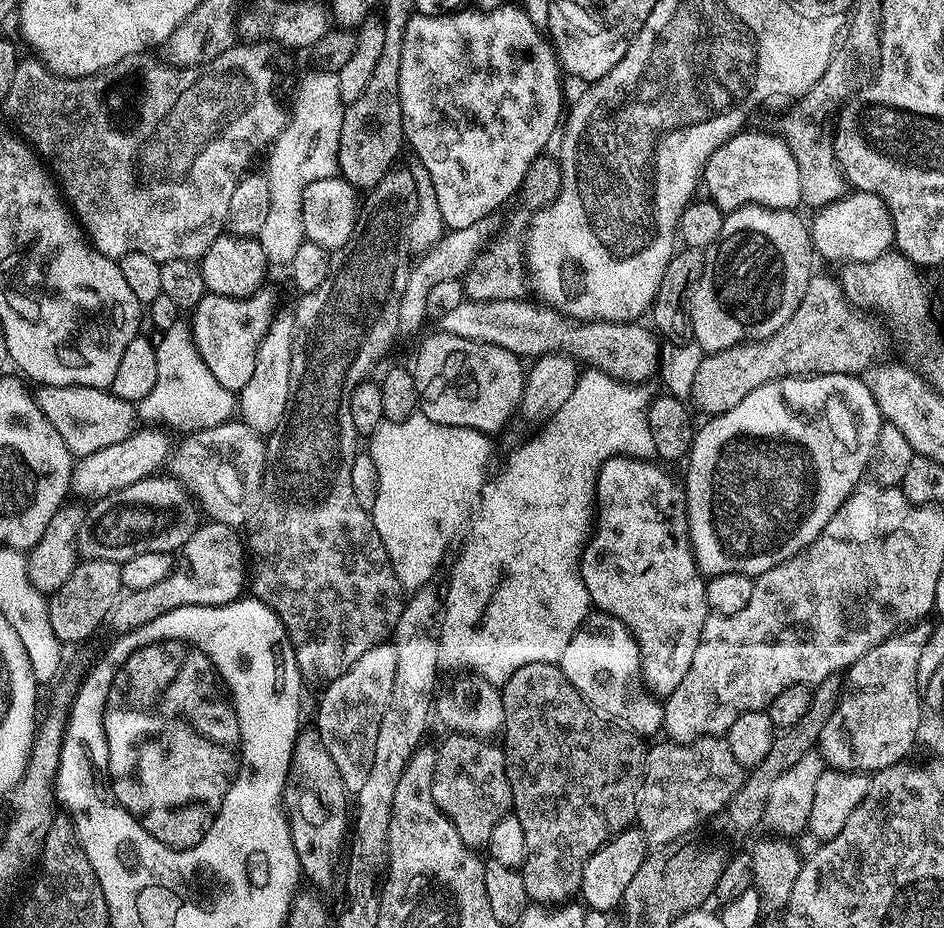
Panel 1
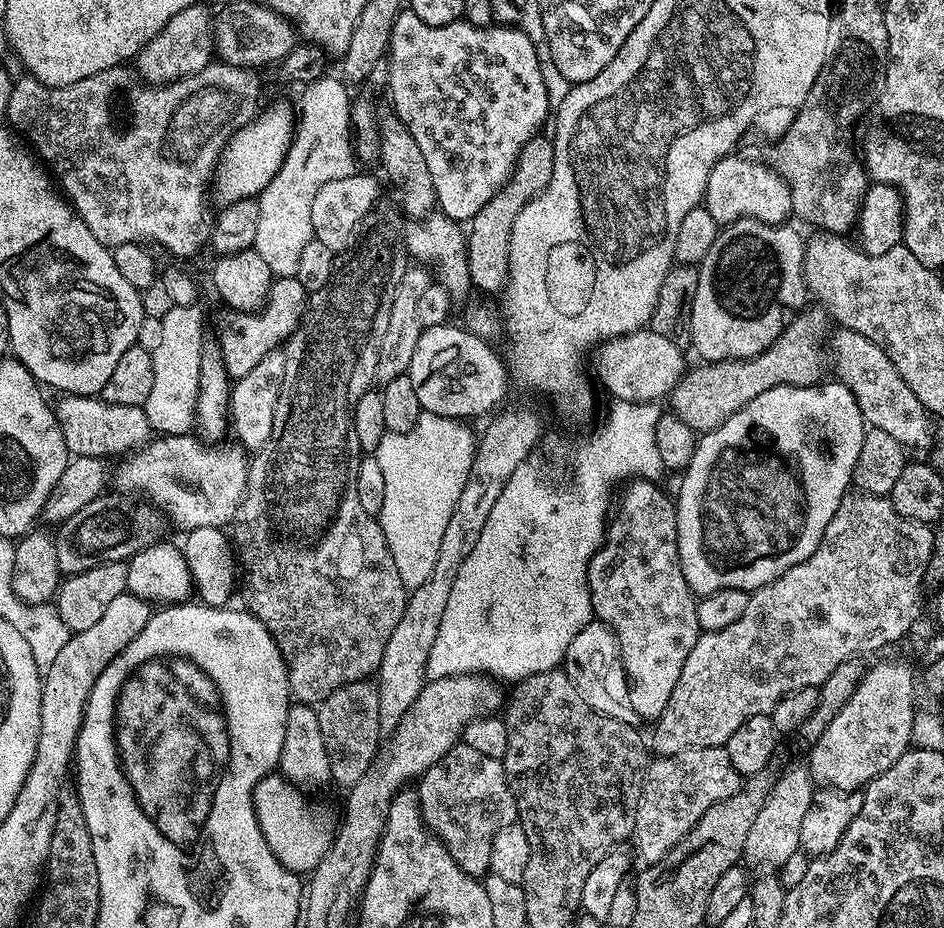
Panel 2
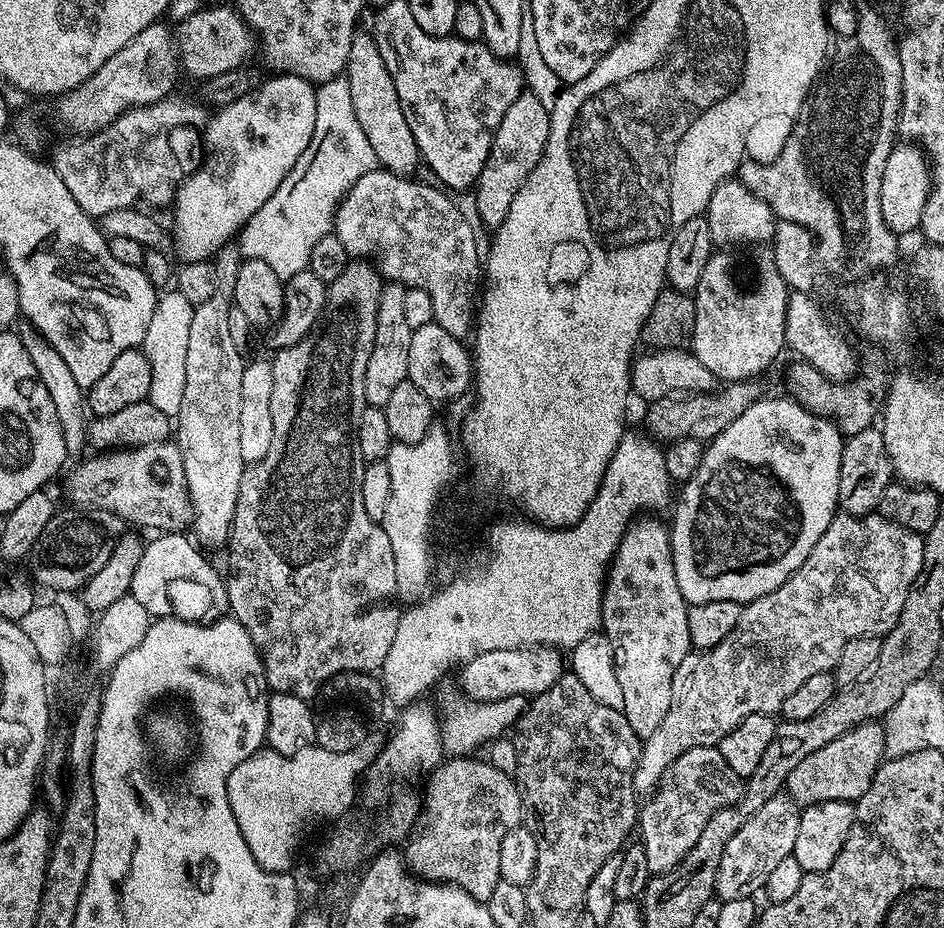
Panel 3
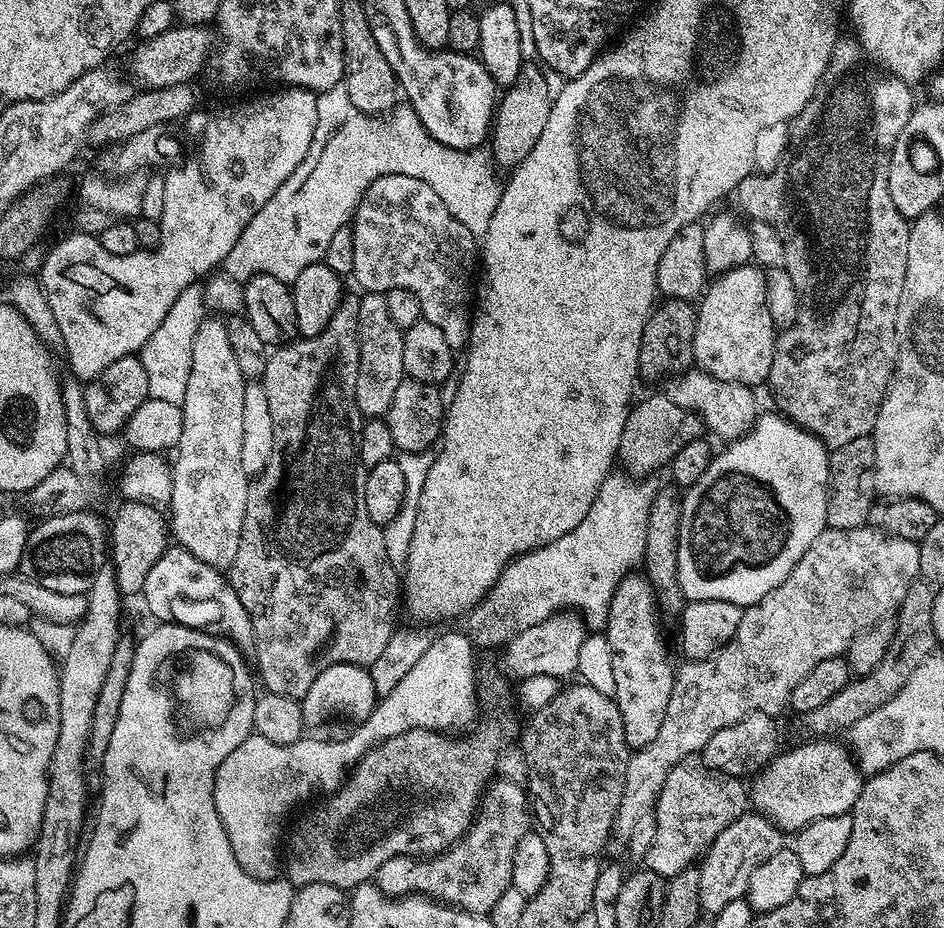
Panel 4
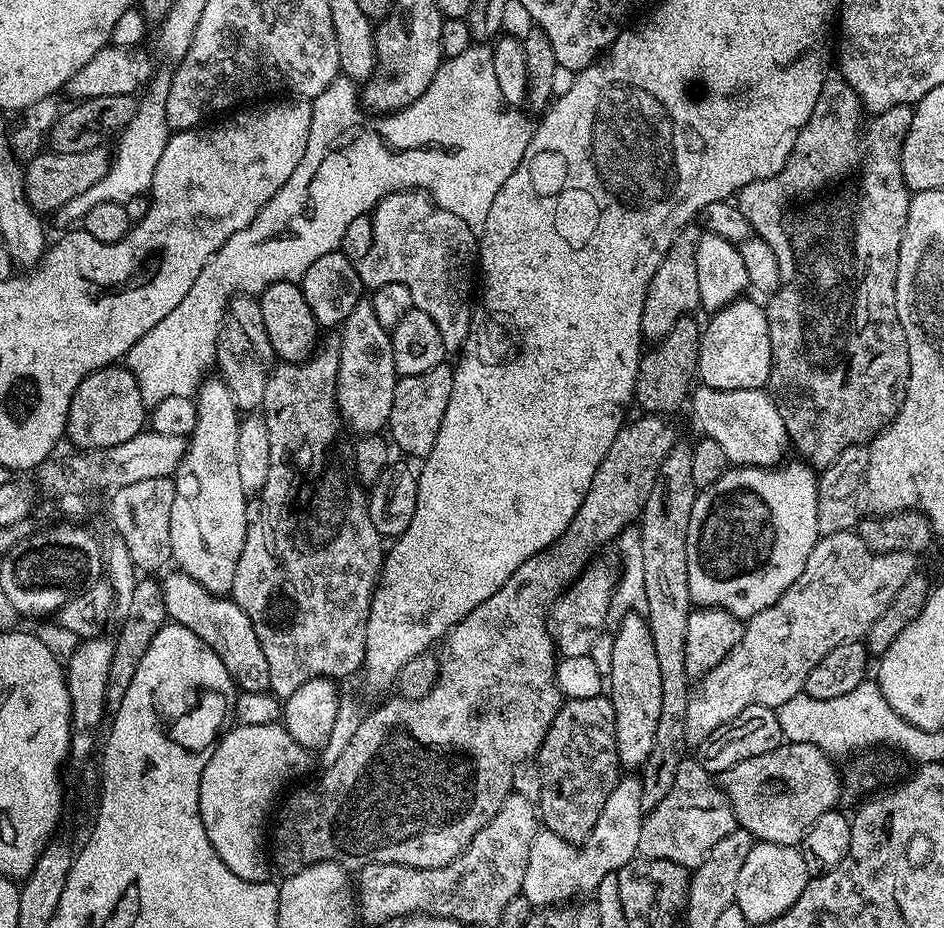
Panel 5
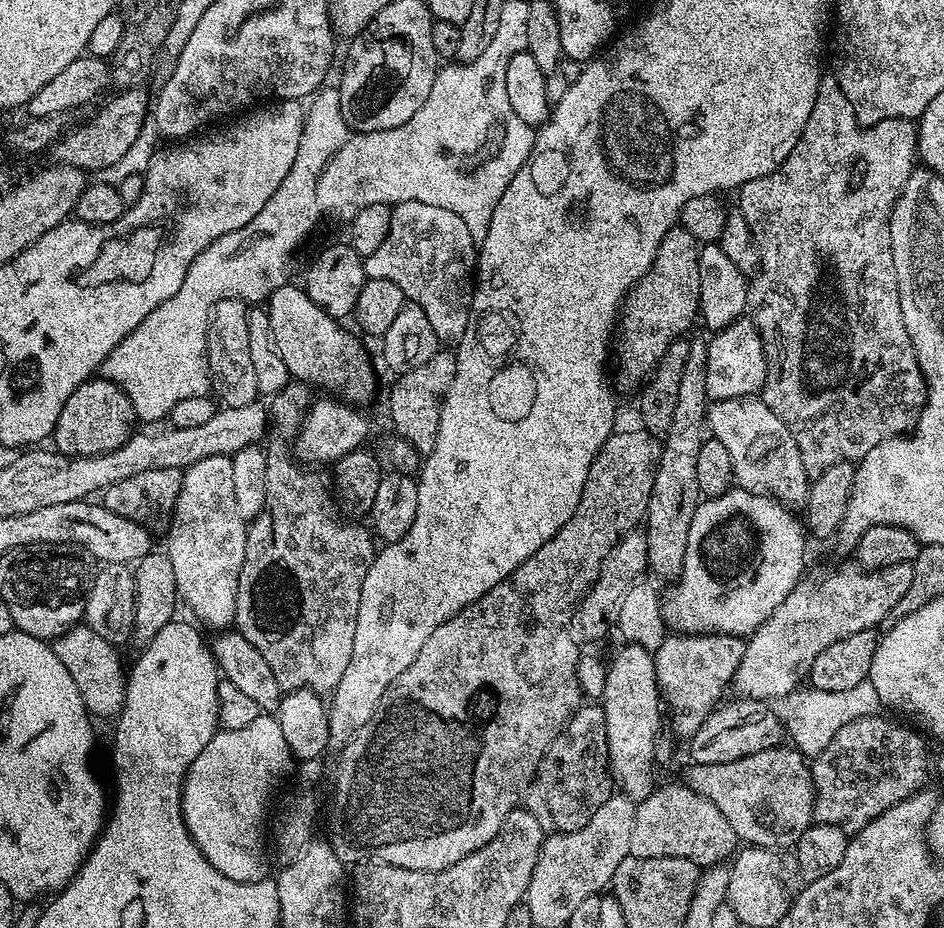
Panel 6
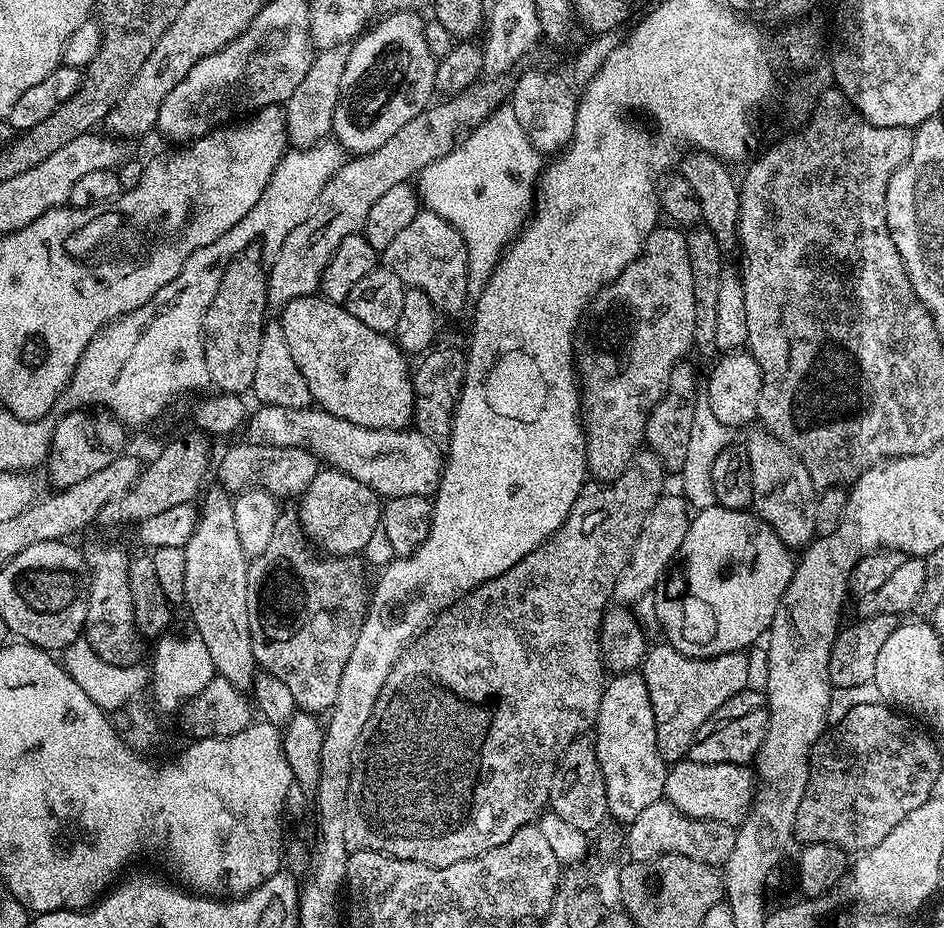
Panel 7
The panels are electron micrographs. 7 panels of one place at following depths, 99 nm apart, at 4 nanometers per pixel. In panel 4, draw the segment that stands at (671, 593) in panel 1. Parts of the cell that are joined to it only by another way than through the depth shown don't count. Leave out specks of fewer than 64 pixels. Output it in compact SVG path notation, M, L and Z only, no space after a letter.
M629 574L614 590L614 594L608 597L609 604L609 618L606 629L606 635L610 642L610 654L614 654L614 690L616 705L622 714L622 730L626 730L626 742L629 749L635 750L646 746L650 742L654 742L654 737L658 735L658 730L662 727L662 718L666 718L666 706L670 702L670 694L672 693L672 677L674 675L674 664L668 661L668 648L664 645L664 636L660 633L660 624L656 621L656 614L658 615L658 607L656 600L656 593L653 591L651 582L648 581L644 574Z

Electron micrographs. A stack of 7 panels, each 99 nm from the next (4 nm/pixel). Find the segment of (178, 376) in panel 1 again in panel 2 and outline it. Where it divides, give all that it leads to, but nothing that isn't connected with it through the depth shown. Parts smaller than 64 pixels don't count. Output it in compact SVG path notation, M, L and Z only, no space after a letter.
M174 306L158 322L160 337L156 340L156 348L151 349L152 361L154 362L154 386L150 389L150 398L146 398L143 410L153 433L160 436L186 436L194 428L196 398L198 396L198 366L206 342L204 324L200 321L198 309L199 307L196 306Z

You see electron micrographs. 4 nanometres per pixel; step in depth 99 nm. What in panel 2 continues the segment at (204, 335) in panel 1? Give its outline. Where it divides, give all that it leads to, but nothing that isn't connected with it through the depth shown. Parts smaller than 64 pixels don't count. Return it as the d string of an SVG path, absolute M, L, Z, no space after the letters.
M278 276L272 281L268 303L259 312L229 311L220 328L218 347L229 377L239 378L250 374L266 354L277 351L300 329L304 311L308 309L309 293L296 276Z

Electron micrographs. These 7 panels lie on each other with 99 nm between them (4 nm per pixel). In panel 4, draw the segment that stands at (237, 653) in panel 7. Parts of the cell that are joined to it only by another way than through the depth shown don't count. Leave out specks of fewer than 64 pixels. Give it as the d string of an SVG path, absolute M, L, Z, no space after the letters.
M220 318L204 319L198 326L198 334L194 334L194 346L190 350L190 382L186 382L182 405L182 438L174 449L176 461L173 459L170 464L170 532L175 543L198 558L198 562L221 570L231 568L234 554L238 554L250 483L249 472L242 470L242 398L245 383L246 377L242 370L238 370L238 358L234 358L234 346L230 346L227 323Z

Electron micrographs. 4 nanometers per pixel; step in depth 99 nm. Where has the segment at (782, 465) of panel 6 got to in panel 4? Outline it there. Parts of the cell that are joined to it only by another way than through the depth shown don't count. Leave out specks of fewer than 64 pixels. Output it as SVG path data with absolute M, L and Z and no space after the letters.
M689 370L671 377L666 383L664 394L670 398L676 406L682 406L699 415L704 421L705 429L713 432L720 442L731 442L740 439L745 432L749 432L756 423L758 409L756 409L756 396L751 387L738 382L726 382L714 378L708 372Z

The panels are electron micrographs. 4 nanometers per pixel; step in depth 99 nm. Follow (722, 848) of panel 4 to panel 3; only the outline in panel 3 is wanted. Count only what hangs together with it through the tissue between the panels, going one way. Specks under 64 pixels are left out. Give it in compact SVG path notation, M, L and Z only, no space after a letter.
M777 798L766 802L762 810L758 810L754 815L749 816L748 820L738 829L726 842L722 850L722 862L718 862L718 874L714 892L721 901L752 896L755 888L763 889L766 884L766 877L774 873L774 868L778 866L794 850L794 838L798 838L798 822L800 821L801 809L795 800L791 798Z

